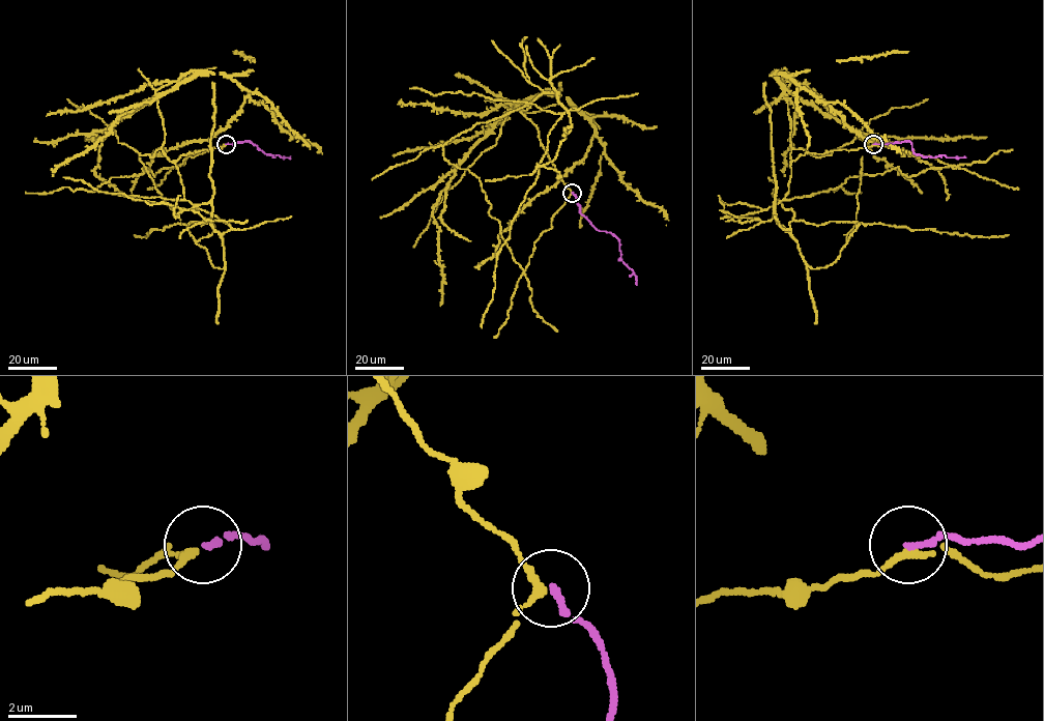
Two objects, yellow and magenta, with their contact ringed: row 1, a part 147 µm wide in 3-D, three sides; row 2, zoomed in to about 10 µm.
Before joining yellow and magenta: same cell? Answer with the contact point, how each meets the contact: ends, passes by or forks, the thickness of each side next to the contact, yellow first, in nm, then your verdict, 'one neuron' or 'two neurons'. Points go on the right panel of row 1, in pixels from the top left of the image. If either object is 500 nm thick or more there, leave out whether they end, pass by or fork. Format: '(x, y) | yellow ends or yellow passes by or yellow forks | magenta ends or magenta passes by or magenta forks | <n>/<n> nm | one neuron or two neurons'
(873, 144) | yellow passes by | magenta ends | 190/200 nm | one neuron

